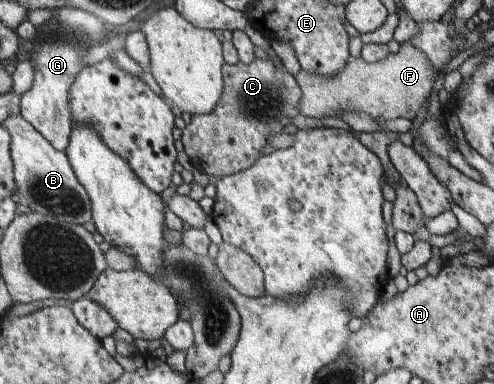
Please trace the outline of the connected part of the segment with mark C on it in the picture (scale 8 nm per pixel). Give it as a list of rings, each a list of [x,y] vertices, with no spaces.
[[[267,57],[249,64],[225,64],[225,88],[217,108],[212,113],[193,116],[182,131],[184,150],[198,170],[221,179],[250,169],[262,157],[262,147],[269,144],[270,137],[282,133],[292,123],[292,117],[301,114],[303,89],[299,81],[284,66],[273,65]]]

